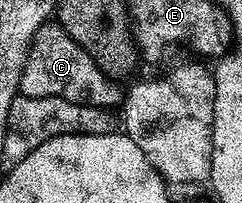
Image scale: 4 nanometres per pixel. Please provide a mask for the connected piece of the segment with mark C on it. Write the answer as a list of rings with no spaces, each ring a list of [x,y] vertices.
[[[45,22],[34,34],[32,45],[22,70],[19,95],[30,98],[54,98],[60,96],[66,102],[85,104],[95,108],[115,109],[122,100],[121,85],[104,76],[95,62],[76,42],[66,34],[59,23]]]

